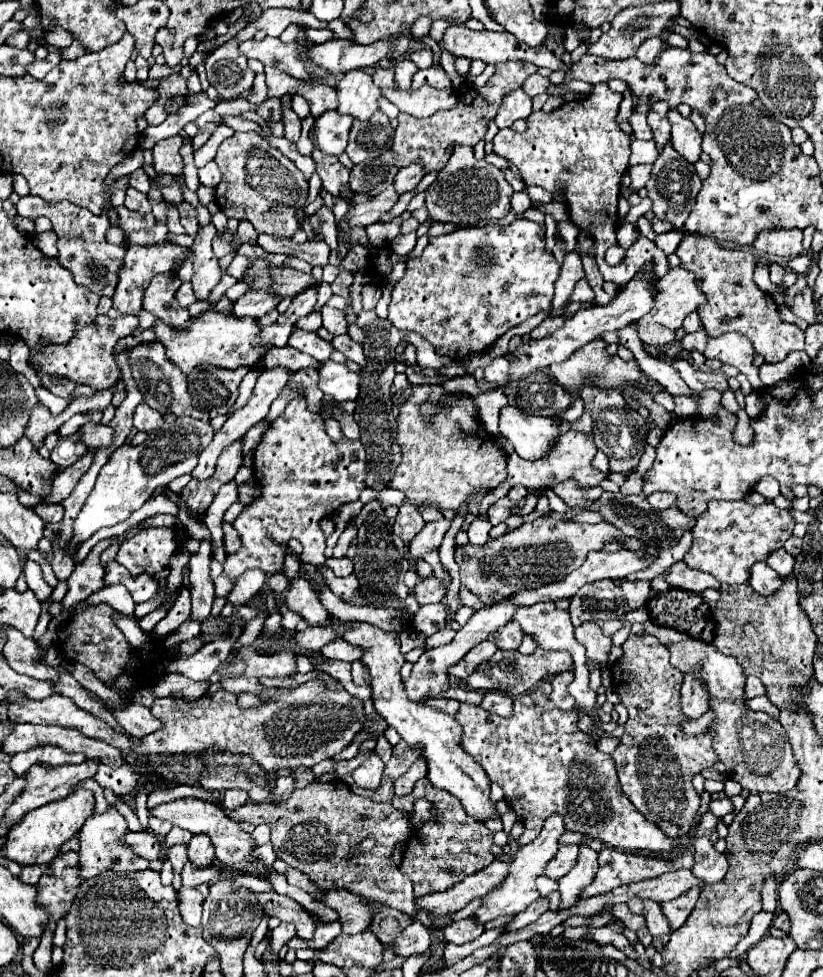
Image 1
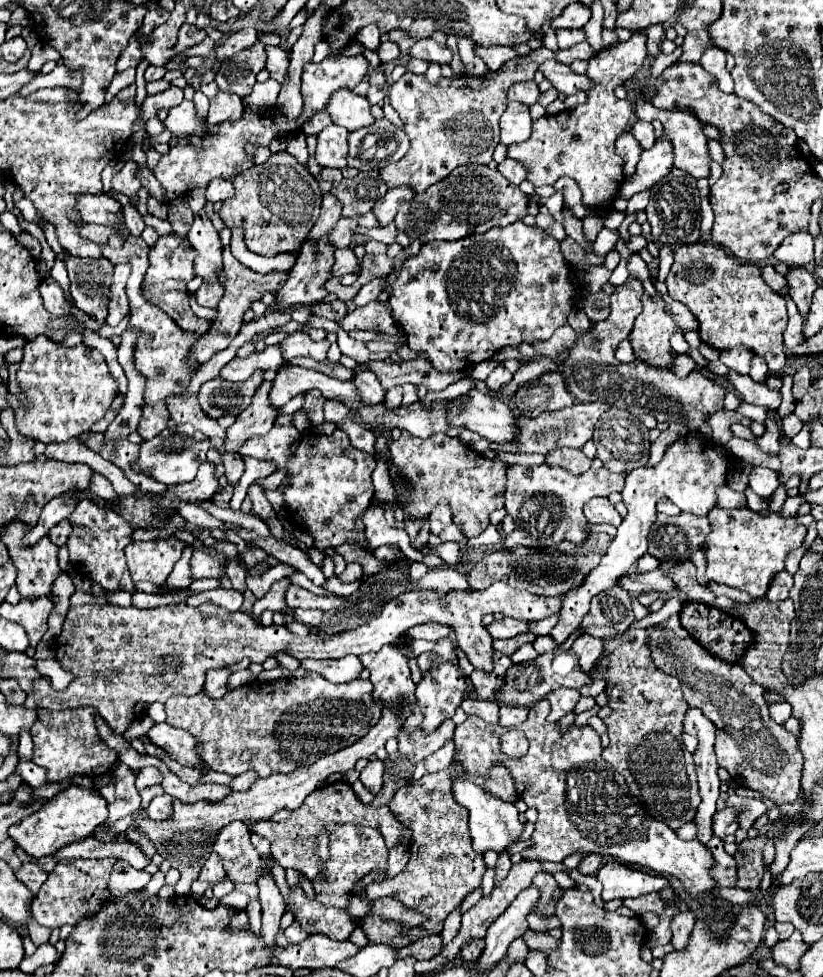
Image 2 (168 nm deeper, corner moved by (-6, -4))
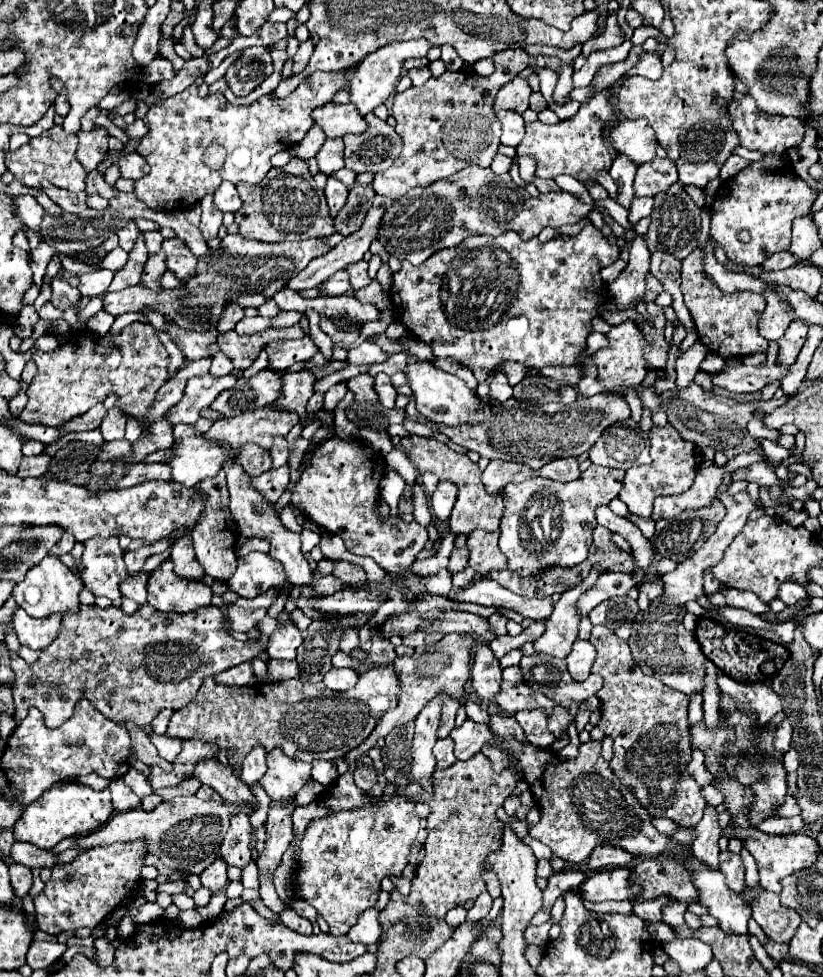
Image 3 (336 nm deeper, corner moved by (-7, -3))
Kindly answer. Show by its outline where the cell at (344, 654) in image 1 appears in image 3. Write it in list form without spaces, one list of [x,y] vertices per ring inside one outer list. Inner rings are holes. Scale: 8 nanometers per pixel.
[[[331,668],[325,678],[323,678],[323,684],[329,688],[329,690],[349,690],[351,686],[355,686],[359,674],[351,668]]]

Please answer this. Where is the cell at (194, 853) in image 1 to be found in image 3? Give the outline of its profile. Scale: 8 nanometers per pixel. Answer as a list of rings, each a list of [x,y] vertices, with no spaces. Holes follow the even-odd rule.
[[[217,858],[209,868],[205,868],[199,874],[199,880],[201,880],[201,886],[211,890],[213,894],[223,890],[227,886],[227,882],[229,882],[227,880],[227,864],[221,858]]]

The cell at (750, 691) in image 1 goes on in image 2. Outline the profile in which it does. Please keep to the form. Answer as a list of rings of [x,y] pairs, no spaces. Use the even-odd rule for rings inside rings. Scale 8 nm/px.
[[[782,701],[782,703],[772,703],[772,705],[768,705],[768,711],[770,711],[770,717],[772,717],[776,723],[782,725],[782,723],[790,717],[792,707],[790,707],[786,701]]]

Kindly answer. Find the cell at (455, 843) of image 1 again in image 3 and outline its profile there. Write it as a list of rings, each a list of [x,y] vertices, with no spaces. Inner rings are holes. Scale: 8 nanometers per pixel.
[[[475,754],[469,760],[457,760],[445,770],[435,770],[433,782],[435,792],[431,796],[415,784],[407,786],[407,794],[411,798],[431,806],[431,814],[427,818],[429,836],[423,846],[427,854],[417,868],[411,894],[401,896],[397,890],[391,892],[391,902],[379,916],[383,932],[387,932],[395,920],[409,920],[415,928],[421,906],[427,910],[429,916],[445,918],[451,908],[463,906],[465,902],[475,900],[481,892],[487,890],[481,878],[481,872],[485,870],[483,858],[487,856],[487,852],[499,850],[499,842],[503,840],[503,824],[501,820],[497,820],[495,810],[503,806],[517,780],[511,776],[509,768],[503,774],[497,774],[483,754]]]

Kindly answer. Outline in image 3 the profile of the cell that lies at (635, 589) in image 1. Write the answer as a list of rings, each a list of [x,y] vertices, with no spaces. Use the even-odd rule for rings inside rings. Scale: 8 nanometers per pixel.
[[[653,580],[653,582],[645,582],[639,586],[639,608],[641,610],[647,610],[647,606],[651,604],[653,598],[657,598],[659,594],[663,594],[663,586],[661,586],[661,580]]]

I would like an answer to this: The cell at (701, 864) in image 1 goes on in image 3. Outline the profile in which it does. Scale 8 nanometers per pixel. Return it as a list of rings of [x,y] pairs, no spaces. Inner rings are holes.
[[[725,850],[725,852],[721,852],[719,860],[721,860],[719,870],[723,872],[723,876],[727,880],[727,886],[733,892],[743,892],[745,890],[745,866],[743,866],[741,856]]]

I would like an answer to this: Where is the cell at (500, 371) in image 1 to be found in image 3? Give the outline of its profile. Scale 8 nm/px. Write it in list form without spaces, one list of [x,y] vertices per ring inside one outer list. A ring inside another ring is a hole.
[[[497,372],[495,378],[493,378],[493,382],[491,382],[491,394],[489,394],[489,398],[495,400],[495,402],[505,402],[507,398],[511,398],[511,392],[513,390],[511,390],[511,386],[507,382],[507,376],[503,372]]]

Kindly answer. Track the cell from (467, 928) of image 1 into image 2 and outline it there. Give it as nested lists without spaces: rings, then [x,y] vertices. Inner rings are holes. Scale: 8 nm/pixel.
[[[472,939],[470,943],[466,943],[466,947],[462,947],[460,957],[462,957],[464,961],[474,961],[474,959],[478,959],[478,955],[482,953],[482,947],[484,947],[484,941],[482,941],[482,939]]]

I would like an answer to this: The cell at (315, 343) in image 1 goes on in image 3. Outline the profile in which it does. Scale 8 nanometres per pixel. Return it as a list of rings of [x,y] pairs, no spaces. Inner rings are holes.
[[[303,336],[299,340],[279,340],[279,342],[271,342],[267,348],[267,358],[269,358],[269,366],[275,372],[281,372],[285,368],[289,368],[295,362],[303,362],[309,360],[313,354],[317,354],[317,346],[313,344],[313,340],[309,336]]]

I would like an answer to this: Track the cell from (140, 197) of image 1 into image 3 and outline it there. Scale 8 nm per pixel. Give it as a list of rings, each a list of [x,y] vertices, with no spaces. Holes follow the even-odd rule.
[[[129,222],[125,228],[121,228],[121,230],[117,232],[117,236],[119,236],[119,246],[121,246],[125,252],[131,252],[133,242],[135,242],[135,238],[139,236],[139,230],[137,230],[137,226],[135,226],[133,222]]]

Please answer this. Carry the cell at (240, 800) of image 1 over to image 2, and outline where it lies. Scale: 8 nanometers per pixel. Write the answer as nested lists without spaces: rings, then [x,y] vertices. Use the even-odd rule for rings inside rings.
[[[246,771],[246,773],[242,773],[242,775],[238,775],[234,781],[232,781],[232,785],[230,785],[230,789],[232,791],[236,791],[236,793],[242,793],[242,791],[248,791],[250,787],[252,787],[252,783],[258,779],[258,775],[254,775],[254,771]]]

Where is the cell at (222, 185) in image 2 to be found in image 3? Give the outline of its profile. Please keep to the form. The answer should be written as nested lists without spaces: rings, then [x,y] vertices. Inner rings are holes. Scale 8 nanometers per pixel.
[[[221,182],[221,186],[215,192],[215,206],[221,212],[233,212],[233,214],[241,208],[241,198],[231,182]]]

